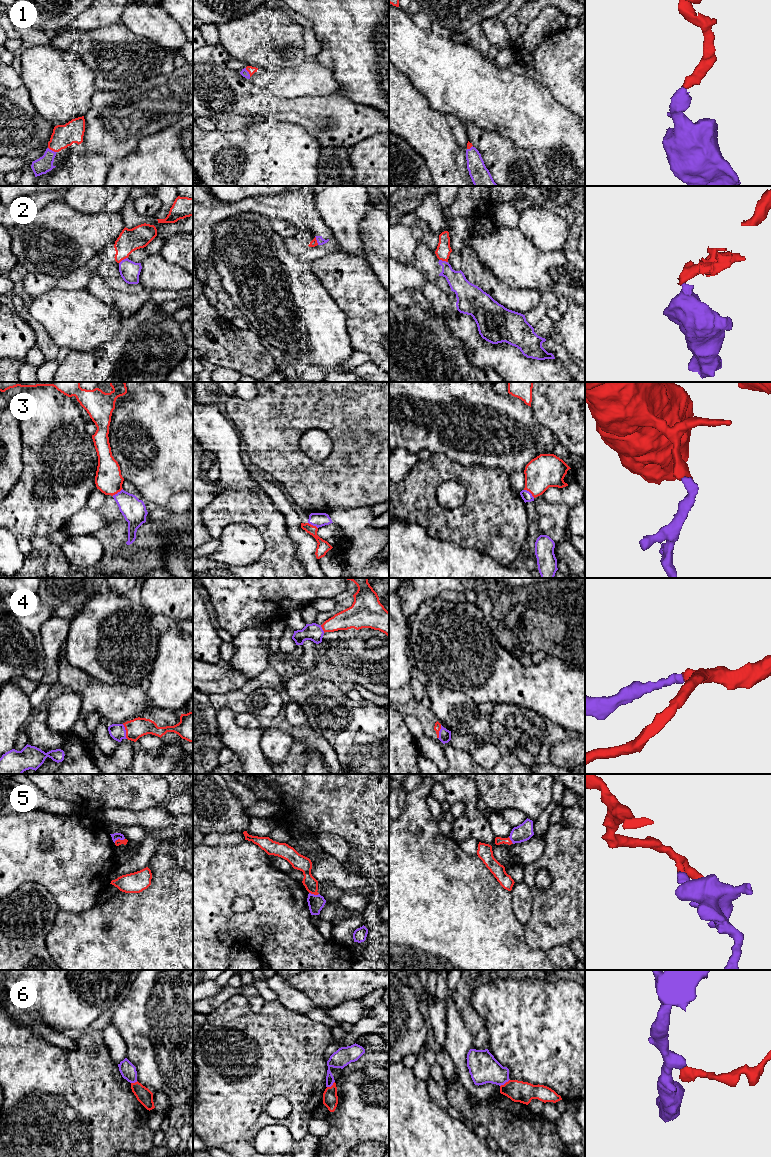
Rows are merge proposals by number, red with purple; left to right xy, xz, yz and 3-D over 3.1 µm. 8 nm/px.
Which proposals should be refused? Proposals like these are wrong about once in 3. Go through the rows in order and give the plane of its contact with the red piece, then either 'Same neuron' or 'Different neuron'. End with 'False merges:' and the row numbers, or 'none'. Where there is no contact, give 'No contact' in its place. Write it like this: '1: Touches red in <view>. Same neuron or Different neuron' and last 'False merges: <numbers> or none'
1: Touches red in xy. Same neuron
2: Touches red in xy. Different neuron
3: Touches red in yz. Same neuron
4: Touches red in xy. Same neuron
5: Touches red in xy. Different neuron
6: Touches red in yz. Different neuron
False merges: 2, 5, 6

